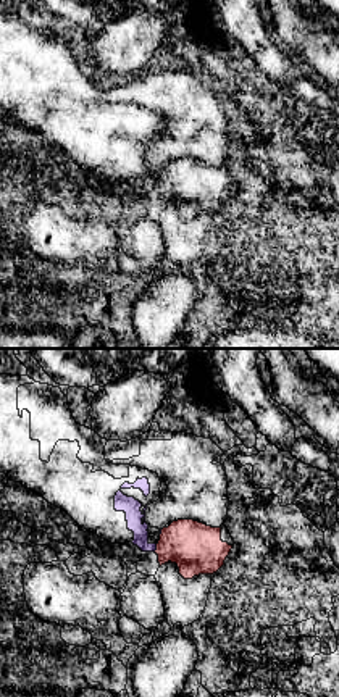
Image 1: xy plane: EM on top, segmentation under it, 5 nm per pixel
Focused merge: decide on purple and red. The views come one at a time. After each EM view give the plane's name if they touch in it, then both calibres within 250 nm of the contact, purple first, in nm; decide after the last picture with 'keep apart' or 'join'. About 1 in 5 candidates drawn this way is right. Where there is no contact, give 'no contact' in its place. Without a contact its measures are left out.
meets purple in xy; 90 nm thick on the purple side, 260 nm on the other

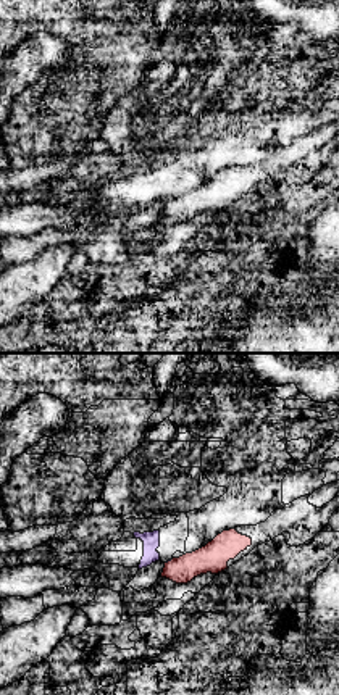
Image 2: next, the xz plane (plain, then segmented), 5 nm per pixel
meets purple in xz; 20 nm thick on the purple side, 150 nm on the other

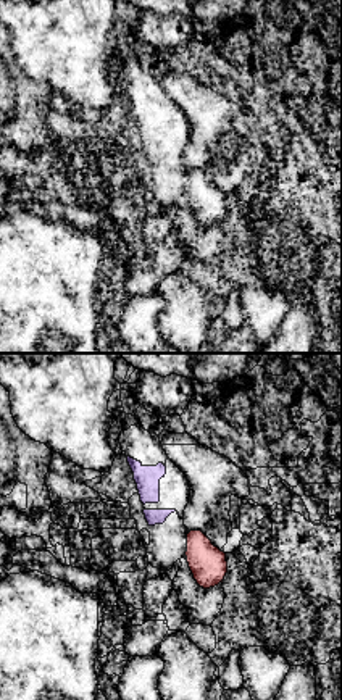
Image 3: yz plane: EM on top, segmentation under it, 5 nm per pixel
no contact

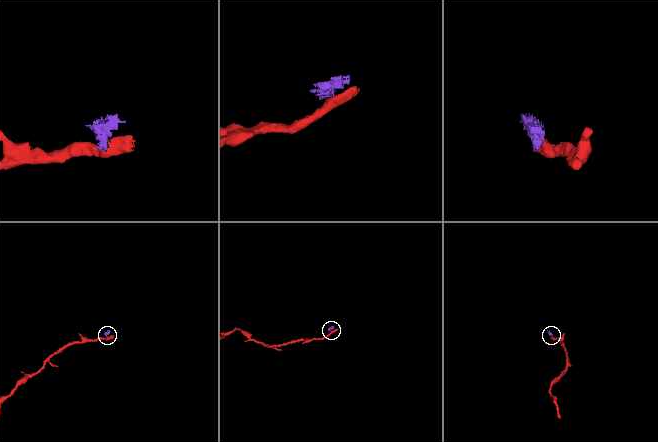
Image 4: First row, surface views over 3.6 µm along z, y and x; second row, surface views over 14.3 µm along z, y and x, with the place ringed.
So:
keep apart

